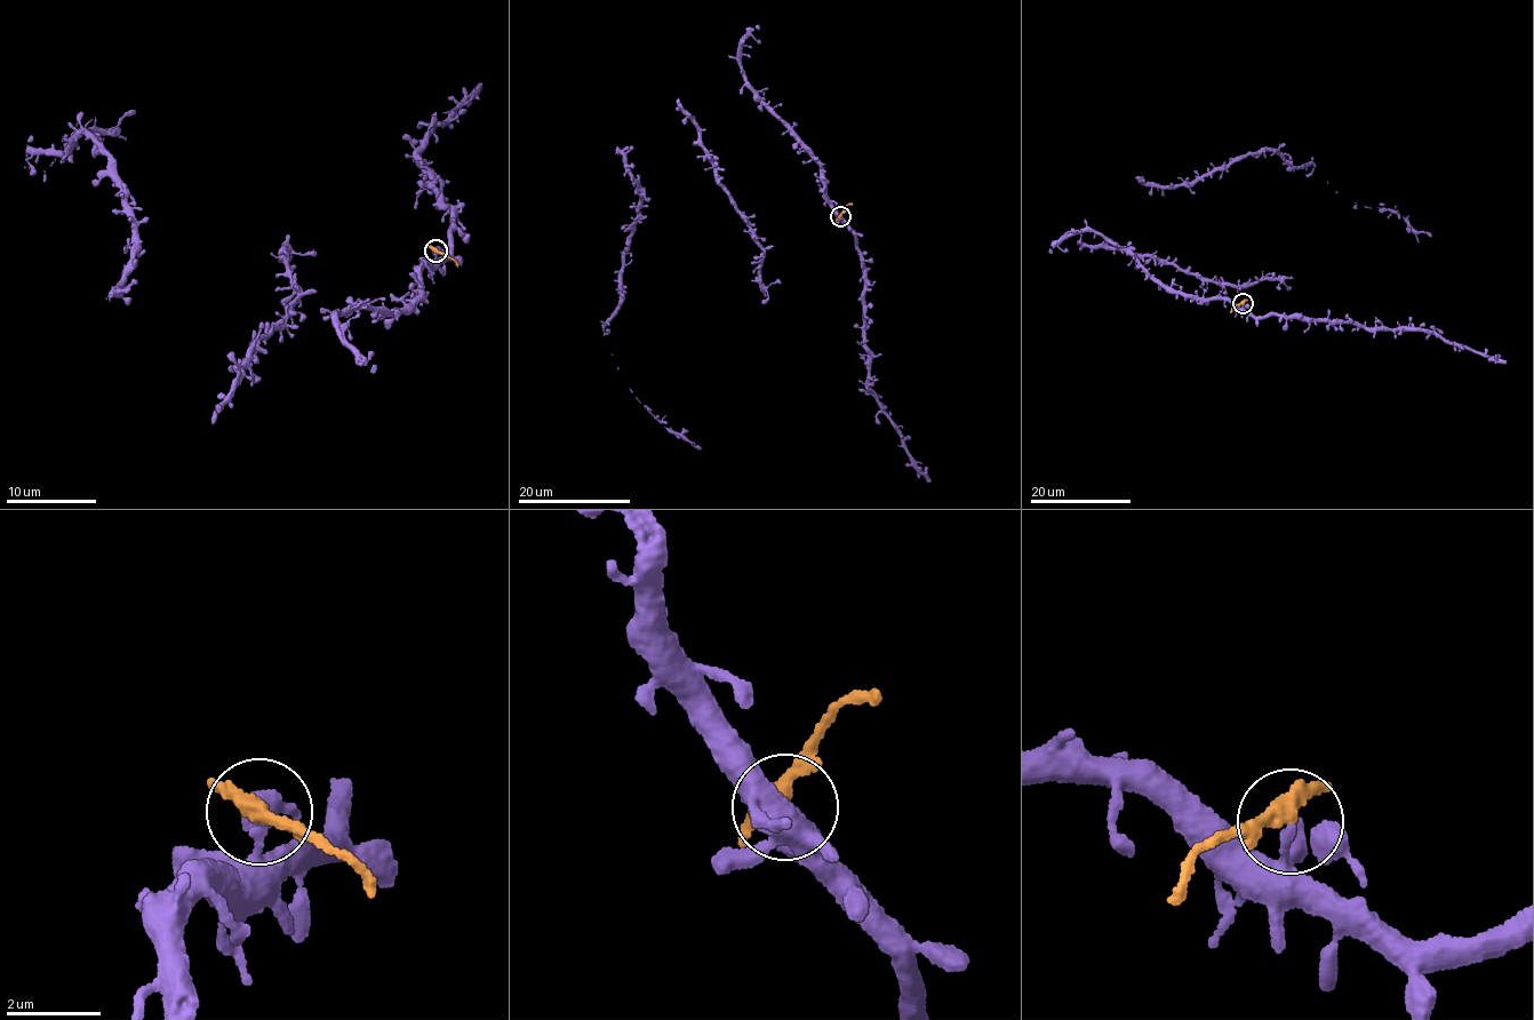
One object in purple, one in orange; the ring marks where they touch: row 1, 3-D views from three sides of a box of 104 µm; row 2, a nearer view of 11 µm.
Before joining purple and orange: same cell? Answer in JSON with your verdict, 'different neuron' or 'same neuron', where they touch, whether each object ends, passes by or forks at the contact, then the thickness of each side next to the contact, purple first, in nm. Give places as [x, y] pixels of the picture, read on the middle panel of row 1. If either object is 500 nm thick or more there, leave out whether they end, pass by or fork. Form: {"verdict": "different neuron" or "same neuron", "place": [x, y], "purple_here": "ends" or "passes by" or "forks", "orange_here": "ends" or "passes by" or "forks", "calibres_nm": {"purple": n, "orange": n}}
{"verdict": "different neuron", "place": [840, 216], "purple_here": "ends", "orange_here": "passes by", "calibres_nm": {"purple": 190, "orange": 320}}

